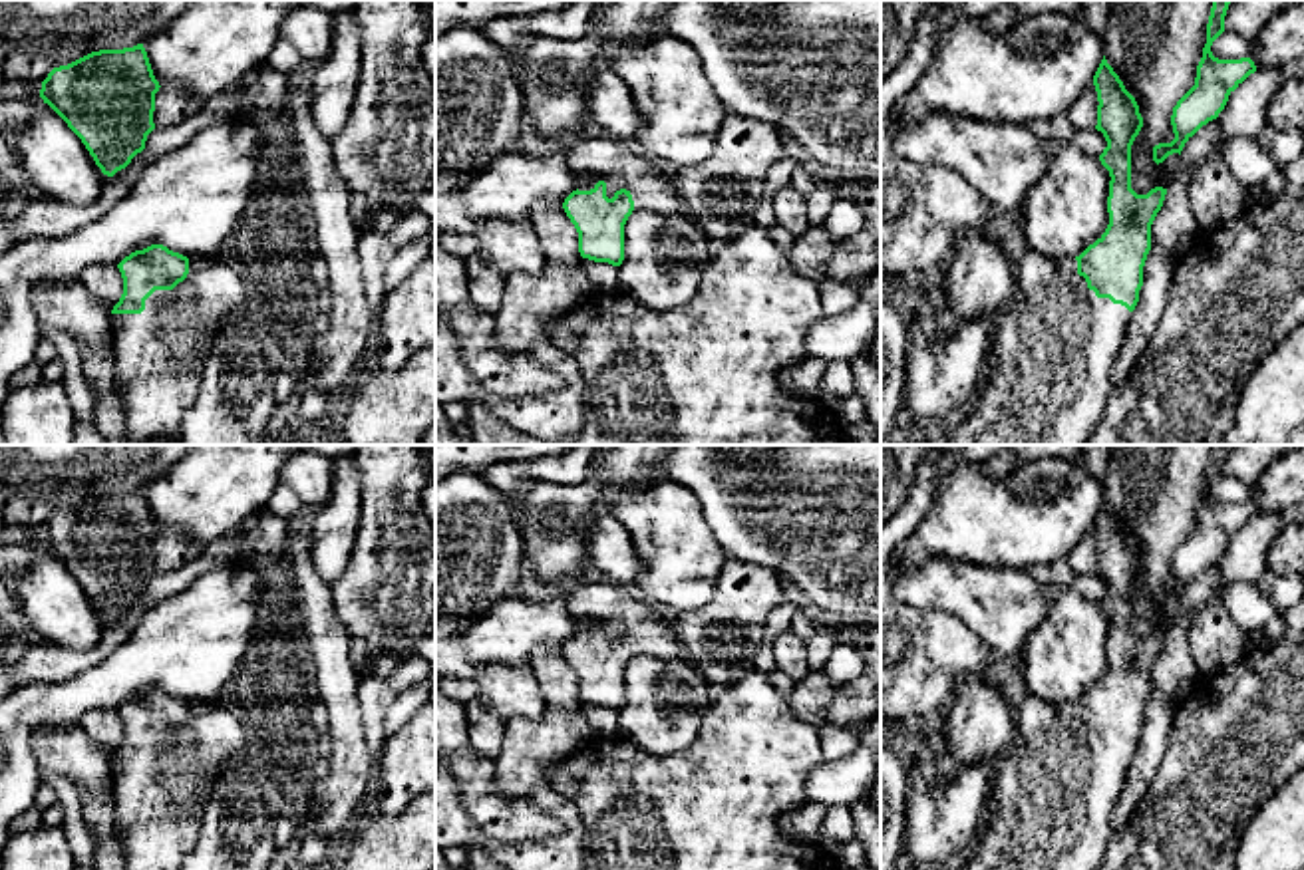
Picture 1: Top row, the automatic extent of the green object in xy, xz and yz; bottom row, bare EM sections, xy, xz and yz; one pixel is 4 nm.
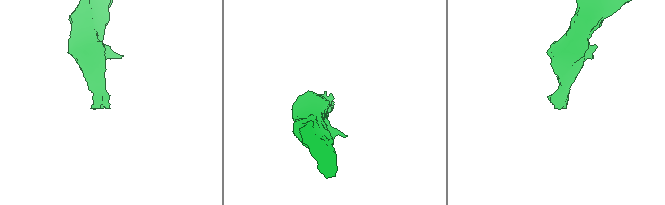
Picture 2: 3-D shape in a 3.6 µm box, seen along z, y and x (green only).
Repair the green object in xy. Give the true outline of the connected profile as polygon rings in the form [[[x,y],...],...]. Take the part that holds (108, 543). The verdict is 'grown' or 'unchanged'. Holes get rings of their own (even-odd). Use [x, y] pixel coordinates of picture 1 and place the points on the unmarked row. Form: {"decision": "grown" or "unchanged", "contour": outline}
{"decision": "unchanged", "contour": [[[137,489],[54,512],[40,542],[82,584],[101,618],[113,622],[145,594],[155,574],[159,532],[145,493]]]}

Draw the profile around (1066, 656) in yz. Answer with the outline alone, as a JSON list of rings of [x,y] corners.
[[[1046,586],[1050,612],[1022,648],[1028,693],[1046,703],[1075,703],[1109,669],[1109,616],[1071,586]]]

